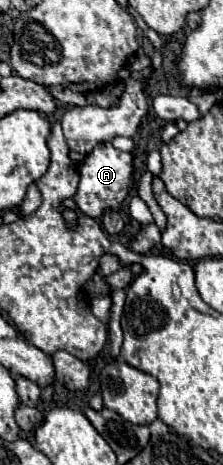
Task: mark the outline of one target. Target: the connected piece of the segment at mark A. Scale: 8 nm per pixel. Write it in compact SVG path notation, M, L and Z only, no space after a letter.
M99 143L93 151L79 163L79 187L75 193L75 203L79 211L87 217L101 217L105 211L117 211L125 197L129 195L131 177L133 177L133 157L131 153L123 153L115 149L111 143Z

